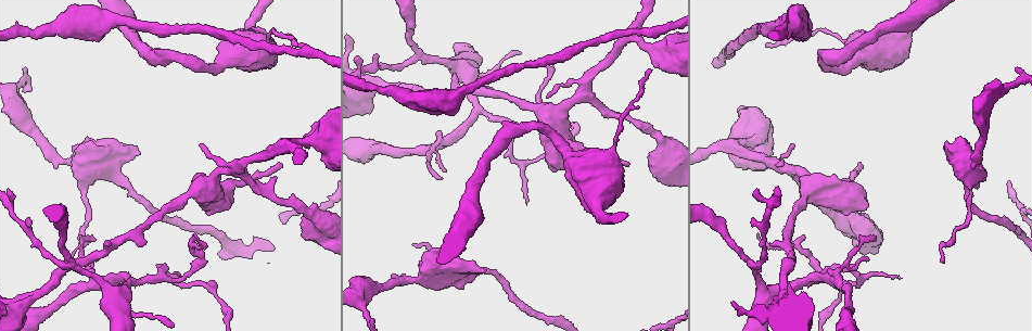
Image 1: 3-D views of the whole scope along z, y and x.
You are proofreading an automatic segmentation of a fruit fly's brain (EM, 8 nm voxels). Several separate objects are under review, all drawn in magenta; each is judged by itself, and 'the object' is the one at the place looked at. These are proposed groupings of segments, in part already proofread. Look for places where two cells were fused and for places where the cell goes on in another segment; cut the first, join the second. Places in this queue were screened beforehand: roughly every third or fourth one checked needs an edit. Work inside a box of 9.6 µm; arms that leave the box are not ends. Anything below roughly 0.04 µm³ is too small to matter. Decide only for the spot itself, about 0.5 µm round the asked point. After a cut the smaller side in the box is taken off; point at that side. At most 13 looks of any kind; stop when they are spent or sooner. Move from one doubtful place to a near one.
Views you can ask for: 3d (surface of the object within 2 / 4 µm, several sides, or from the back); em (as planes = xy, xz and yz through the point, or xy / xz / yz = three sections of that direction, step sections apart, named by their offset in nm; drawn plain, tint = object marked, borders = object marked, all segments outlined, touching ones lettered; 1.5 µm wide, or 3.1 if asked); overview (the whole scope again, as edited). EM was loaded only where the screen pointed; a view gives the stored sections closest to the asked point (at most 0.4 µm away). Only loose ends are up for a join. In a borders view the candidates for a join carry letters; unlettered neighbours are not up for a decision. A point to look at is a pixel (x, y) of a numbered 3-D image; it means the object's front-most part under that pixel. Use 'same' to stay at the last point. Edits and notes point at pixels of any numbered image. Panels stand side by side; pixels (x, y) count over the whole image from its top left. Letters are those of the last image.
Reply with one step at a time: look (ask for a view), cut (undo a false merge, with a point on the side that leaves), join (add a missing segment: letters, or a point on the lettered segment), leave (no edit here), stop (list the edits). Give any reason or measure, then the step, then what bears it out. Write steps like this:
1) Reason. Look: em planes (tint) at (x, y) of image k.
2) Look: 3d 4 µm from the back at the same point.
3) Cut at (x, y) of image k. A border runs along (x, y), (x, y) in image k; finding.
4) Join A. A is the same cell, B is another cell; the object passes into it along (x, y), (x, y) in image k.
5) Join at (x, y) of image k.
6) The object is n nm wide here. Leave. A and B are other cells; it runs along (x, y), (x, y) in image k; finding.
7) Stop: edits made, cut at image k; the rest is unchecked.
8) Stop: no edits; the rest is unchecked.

Three arms meet. Look: em planes (plain) at (285, 146) of image 1.

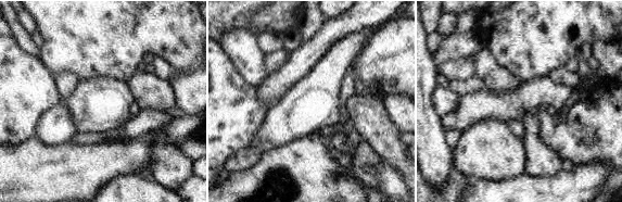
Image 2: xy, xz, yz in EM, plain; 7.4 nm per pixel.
Look: em planes (borders) at the same point.

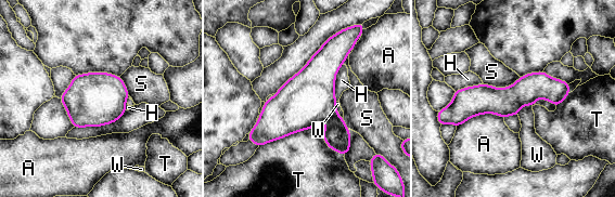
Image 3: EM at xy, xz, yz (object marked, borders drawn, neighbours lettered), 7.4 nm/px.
Leave. A, H, S, T and W are other cells; a border runs along (343, 63), (335, 77), (335, 101) in image 3; one cell here.

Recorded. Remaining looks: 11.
Look: em planes (borders) at (546, 162) of image 1.

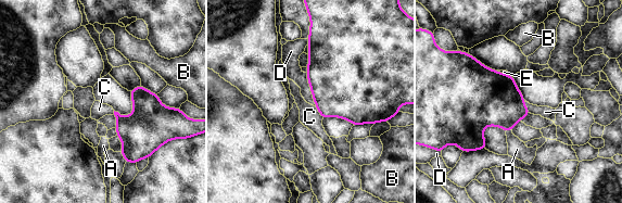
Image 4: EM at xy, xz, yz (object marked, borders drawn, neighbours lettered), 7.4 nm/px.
Leave. A, B, C, D and E are other cells; a border runs along (523, 100), (523, 103), (532, 113) in image 4; none of them fits.

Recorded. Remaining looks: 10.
Branch stops here. Look: 3d 2 µm at (861, 162) of image 1.

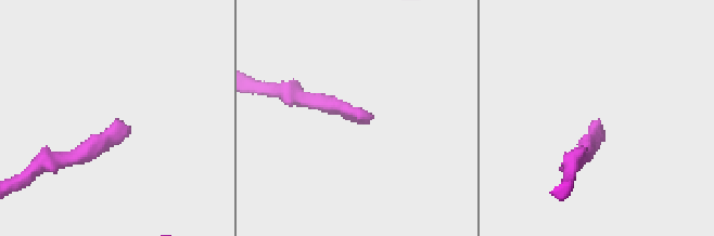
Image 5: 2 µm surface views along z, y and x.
Look: em yz step 8 (borders) at (121, 122) of image 5.

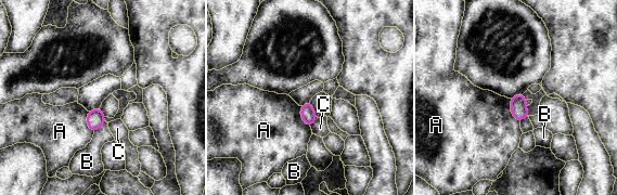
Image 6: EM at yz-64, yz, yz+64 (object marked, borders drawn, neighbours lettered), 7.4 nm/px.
The object is 110 nm wide here. Leave. A, B and C are other cells; a border runs along (511, 99), (511, 114), (519, 122) in image 6; no lettered segment goes on from it.

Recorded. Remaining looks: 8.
Free end. Look: 3d 2 µm from the back at (651, 70) of image 1.

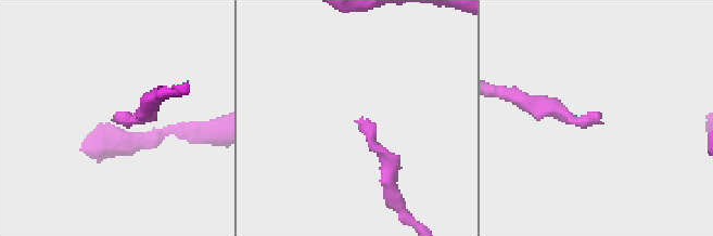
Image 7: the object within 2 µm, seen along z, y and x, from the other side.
Look: em planes (borders) at (602, 122) of image 7.

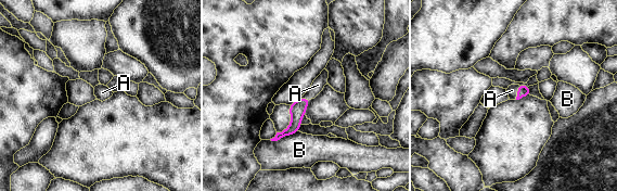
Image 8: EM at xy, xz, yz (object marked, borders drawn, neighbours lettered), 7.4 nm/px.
Join A. A is the same cell, B is another cell; the object passes into it along (523, 90), (517, 91), (512, 90) in image 8; it goes on there.

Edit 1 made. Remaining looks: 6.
Tapers out. Look: em xy step 8 (tint) at (375, 54) of image 1.

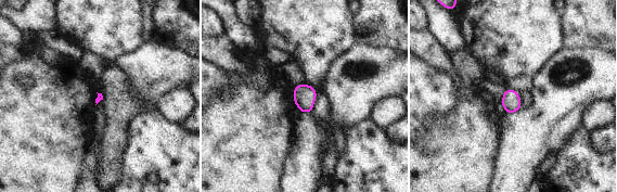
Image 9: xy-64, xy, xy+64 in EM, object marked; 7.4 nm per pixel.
Cut it another way. Look: em planes (borders) at the same point.

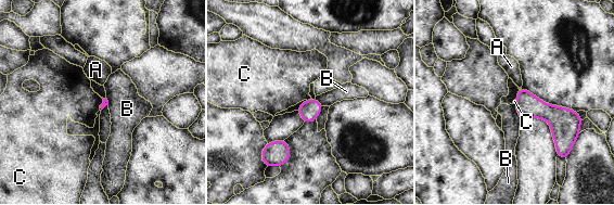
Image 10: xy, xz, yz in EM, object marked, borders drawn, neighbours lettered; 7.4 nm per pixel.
Leave. A, B and C are other cells; a border runs along (311, 99), (307, 101) in image 10; no lettered segment goes on from it.

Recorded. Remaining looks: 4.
Stop: edits made, join at image 8; the rest is unchecked.

